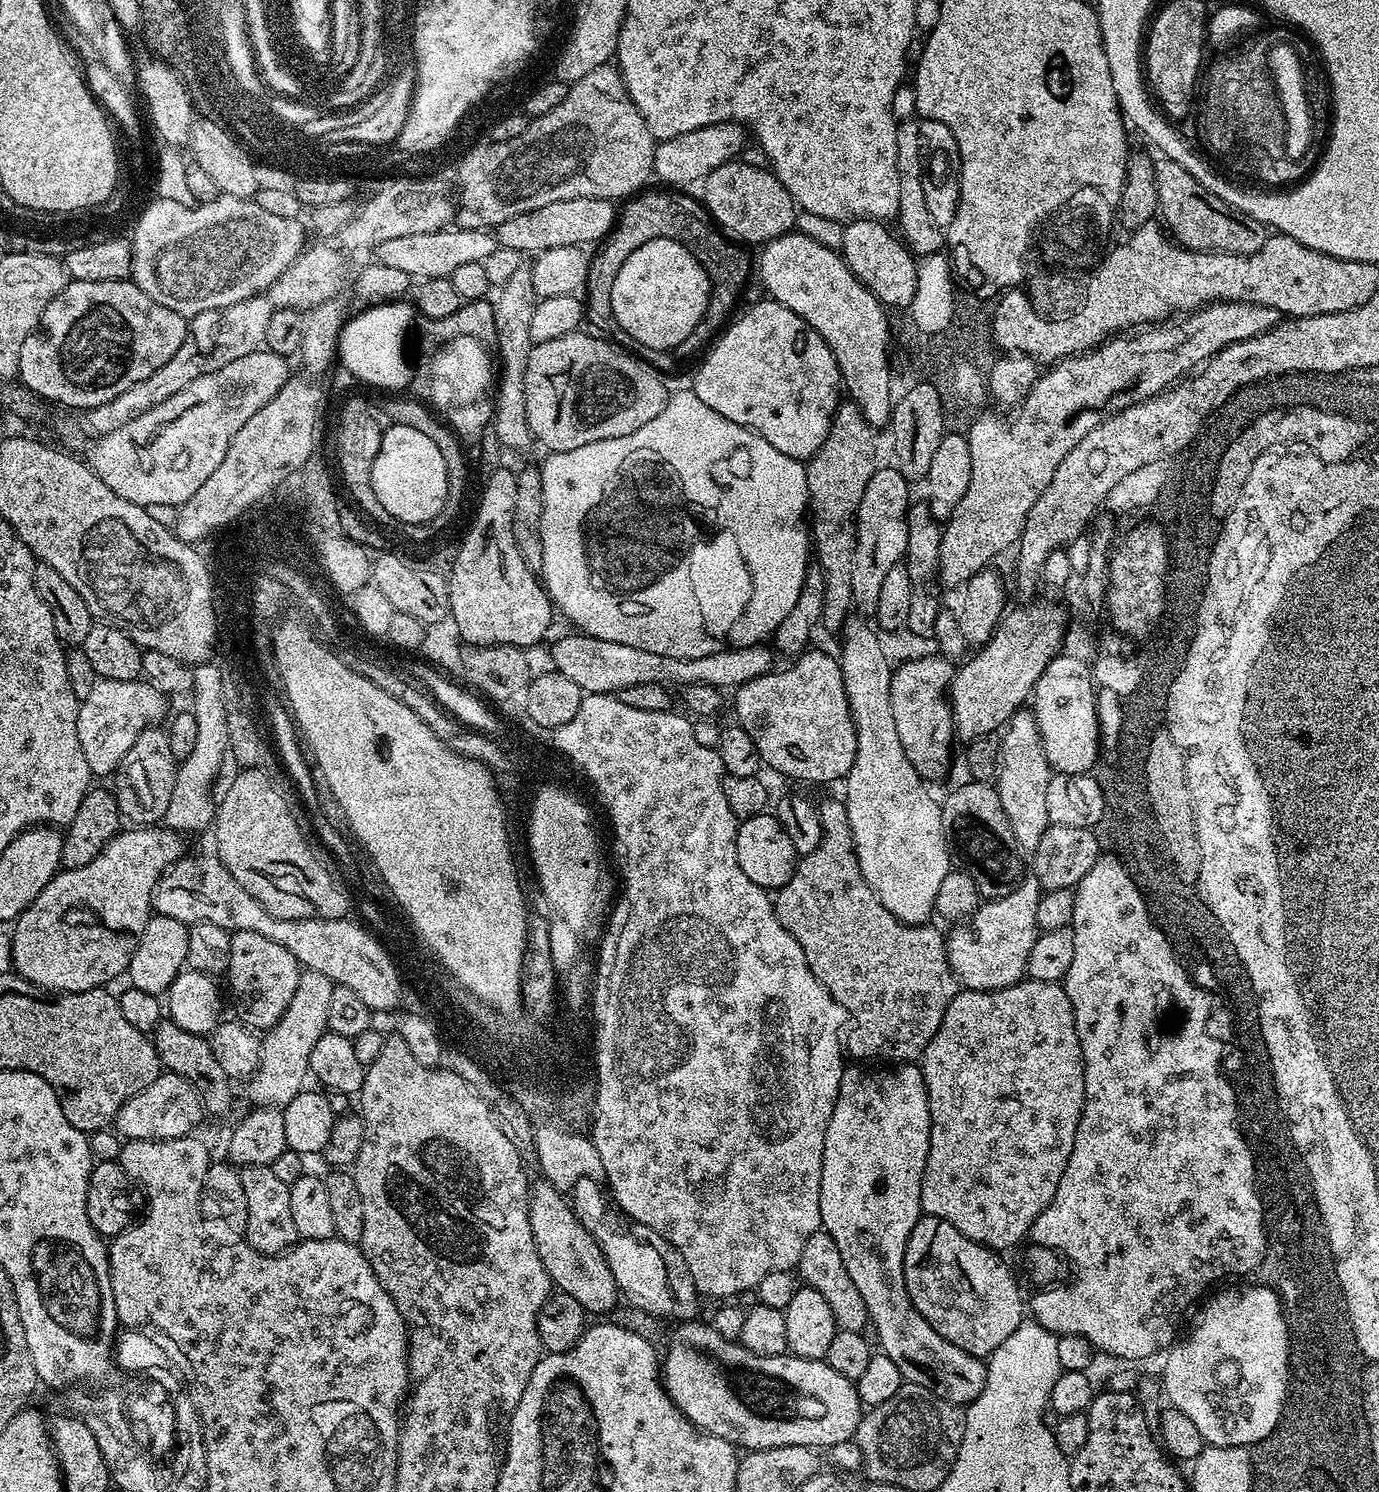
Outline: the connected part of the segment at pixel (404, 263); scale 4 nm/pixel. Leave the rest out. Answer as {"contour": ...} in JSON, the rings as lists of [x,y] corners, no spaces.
{"contour":[[[456,226],[443,232],[406,234],[406,238],[390,238],[379,247],[378,260],[386,266],[394,266],[394,270],[402,270],[409,278],[429,280],[439,276],[451,277],[453,270],[465,262],[483,264],[497,246],[495,235],[491,231]]]}

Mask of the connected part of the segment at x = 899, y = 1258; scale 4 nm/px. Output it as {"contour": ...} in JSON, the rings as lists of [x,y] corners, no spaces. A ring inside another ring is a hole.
{"contour":[[[900,1062],[897,1068],[880,1068],[877,1072],[845,1067],[834,1114],[826,1130],[820,1223],[823,1231],[828,1232],[834,1242],[838,1242],[838,1250],[842,1250],[842,1262],[846,1262],[846,1270],[850,1270],[850,1278],[854,1278],[854,1286],[858,1286],[858,1294],[862,1294],[866,1302],[869,1321],[878,1328],[878,1344],[883,1355],[889,1356],[899,1366],[907,1383],[925,1388],[937,1401],[967,1406],[982,1394],[988,1380],[985,1361],[946,1342],[946,1338],[942,1338],[942,1334],[938,1334],[934,1326],[930,1326],[930,1322],[918,1314],[904,1281],[906,1242],[922,1215],[920,1195],[932,1125],[924,1069],[919,1063],[912,1063],[916,1062]]]}

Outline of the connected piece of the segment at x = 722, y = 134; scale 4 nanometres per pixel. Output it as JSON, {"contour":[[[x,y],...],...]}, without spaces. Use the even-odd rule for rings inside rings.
{"contour":[[[711,124],[698,126],[698,130],[690,130],[686,134],[678,134],[669,140],[662,140],[656,144],[656,153],[652,170],[655,179],[660,179],[664,186],[688,186],[703,181],[718,166],[731,164],[746,147],[746,129],[743,124]]]}

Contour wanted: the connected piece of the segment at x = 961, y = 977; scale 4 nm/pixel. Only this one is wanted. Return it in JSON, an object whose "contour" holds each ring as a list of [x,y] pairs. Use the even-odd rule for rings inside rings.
{"contour":[[[1035,874],[1025,875],[1015,888],[1000,894],[997,900],[989,904],[987,901],[978,914],[953,927],[956,929],[952,936],[950,932],[946,940],[948,960],[957,981],[965,989],[977,988],[980,992],[989,992],[1025,979],[1028,960],[1032,957],[1038,935],[1037,916],[1041,897],[1040,877]]]}

